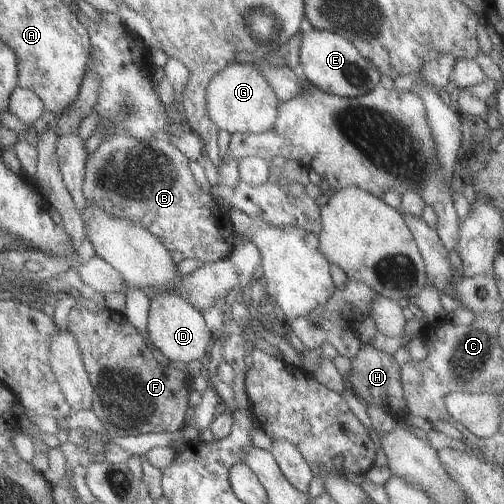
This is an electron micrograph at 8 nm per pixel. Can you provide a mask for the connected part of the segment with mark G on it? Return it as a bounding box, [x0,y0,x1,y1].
[204,61,278,135]

